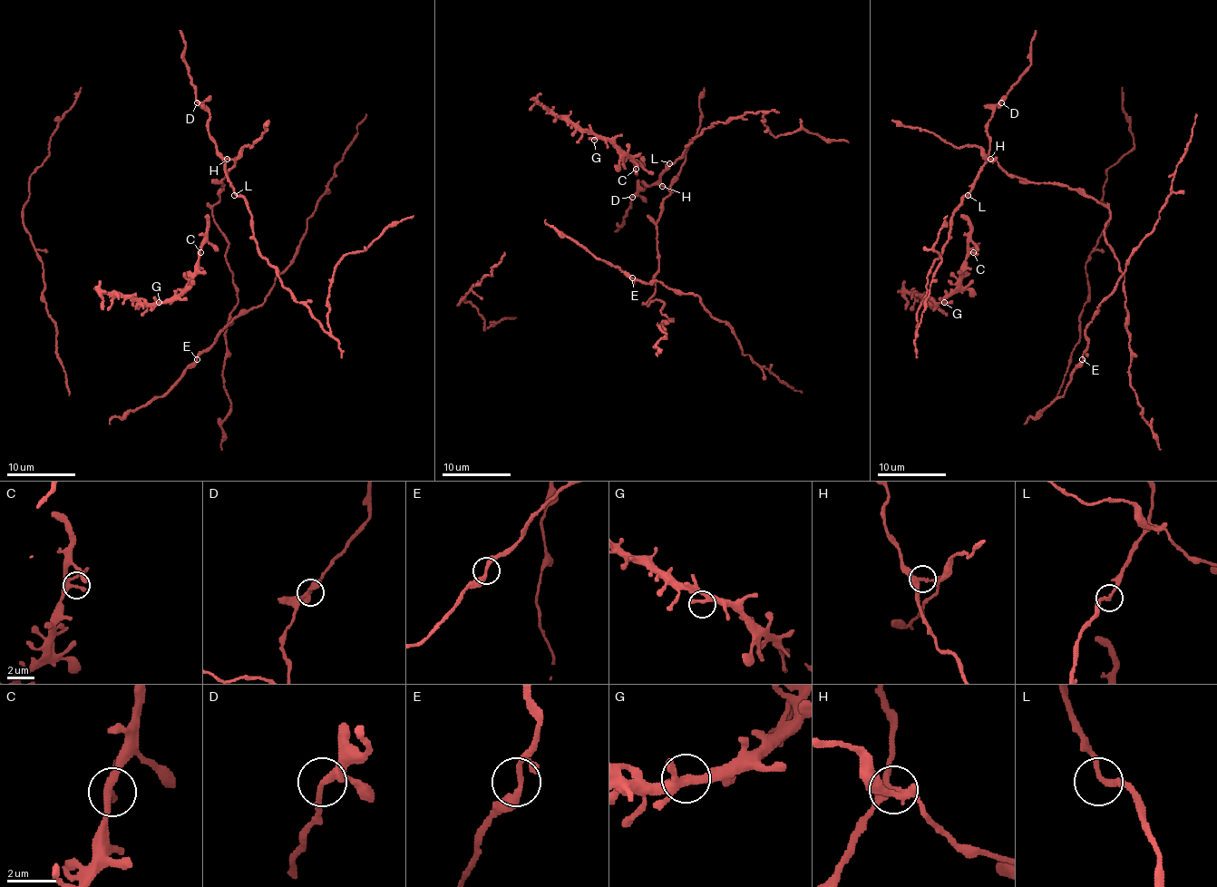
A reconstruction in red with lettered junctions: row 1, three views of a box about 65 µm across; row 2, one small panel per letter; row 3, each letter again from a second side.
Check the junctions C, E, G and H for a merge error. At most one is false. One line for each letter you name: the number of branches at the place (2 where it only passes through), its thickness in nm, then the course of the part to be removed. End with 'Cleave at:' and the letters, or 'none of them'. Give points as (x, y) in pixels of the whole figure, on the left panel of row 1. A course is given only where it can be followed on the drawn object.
Cleave at: none of them

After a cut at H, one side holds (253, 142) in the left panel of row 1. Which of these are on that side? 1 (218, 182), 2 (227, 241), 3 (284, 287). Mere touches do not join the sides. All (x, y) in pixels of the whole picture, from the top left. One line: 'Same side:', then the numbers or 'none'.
Same side: 1, 2

